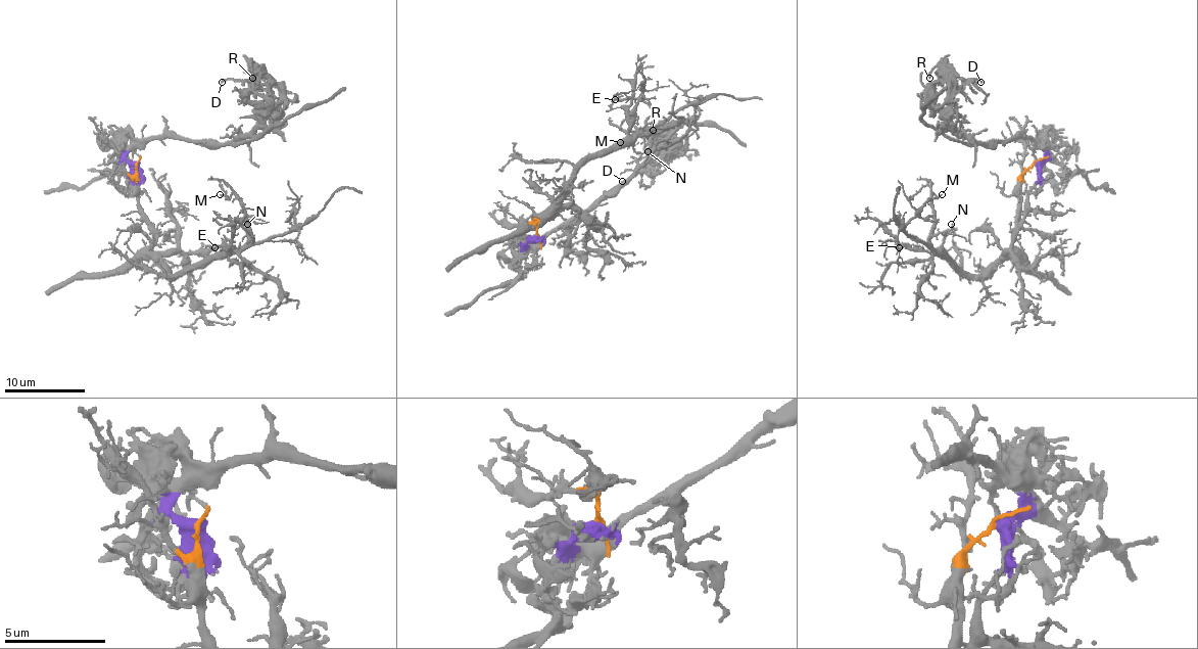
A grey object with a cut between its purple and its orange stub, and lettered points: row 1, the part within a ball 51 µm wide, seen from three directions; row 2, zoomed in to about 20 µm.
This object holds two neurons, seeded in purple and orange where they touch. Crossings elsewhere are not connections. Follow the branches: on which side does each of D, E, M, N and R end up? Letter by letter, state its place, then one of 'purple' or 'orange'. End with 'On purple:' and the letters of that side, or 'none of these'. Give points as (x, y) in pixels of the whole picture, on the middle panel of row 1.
D: (622, 181) | purple
E: (615, 99) | orange
M: (620, 142) | orange
N: (648, 151) | orange
R: (653, 130) | purple
On purple: D, R

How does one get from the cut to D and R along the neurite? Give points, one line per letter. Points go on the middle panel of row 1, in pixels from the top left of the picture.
D: (536, 236), (527, 244), (538, 244), (618, 192), (658, 153), (676, 149), (676, 153), (658, 157), (622, 182)
R: (536, 236), (527, 244), (538, 244), (618, 192), (658, 153), (678, 151), (652, 135), (652, 129)

